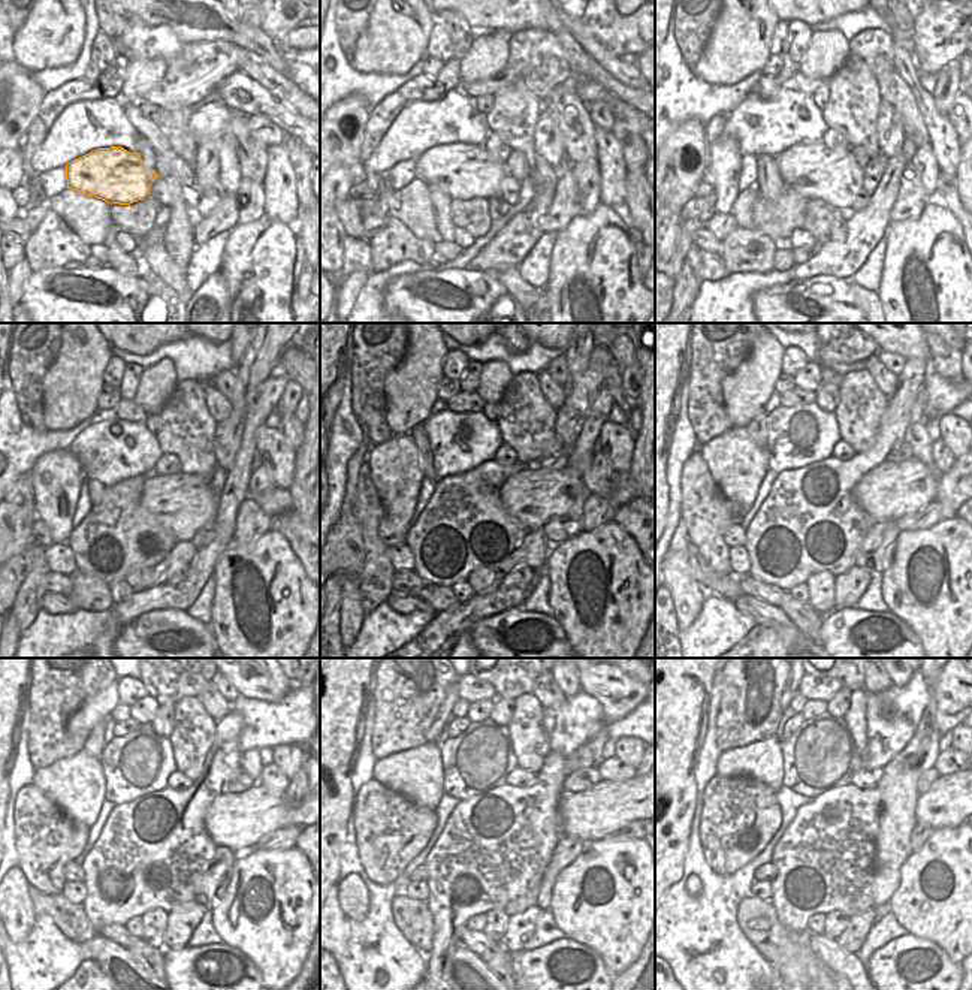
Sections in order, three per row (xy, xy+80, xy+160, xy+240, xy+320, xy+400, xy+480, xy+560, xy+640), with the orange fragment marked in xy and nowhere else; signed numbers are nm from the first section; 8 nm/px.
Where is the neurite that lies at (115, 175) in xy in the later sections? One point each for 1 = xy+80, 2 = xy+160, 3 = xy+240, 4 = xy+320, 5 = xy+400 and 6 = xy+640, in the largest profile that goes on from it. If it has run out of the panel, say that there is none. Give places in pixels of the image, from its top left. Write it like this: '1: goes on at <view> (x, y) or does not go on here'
1: goes on at xy+80 (462, 171)
2: goes on at xy+160 (812, 171)
3: goes on at xy+240 (183, 504)
4: goes on at xy+320 (536, 495)
5: goes on at xy+400 (891, 491)
6: goes on at xy+640 (951, 799)

